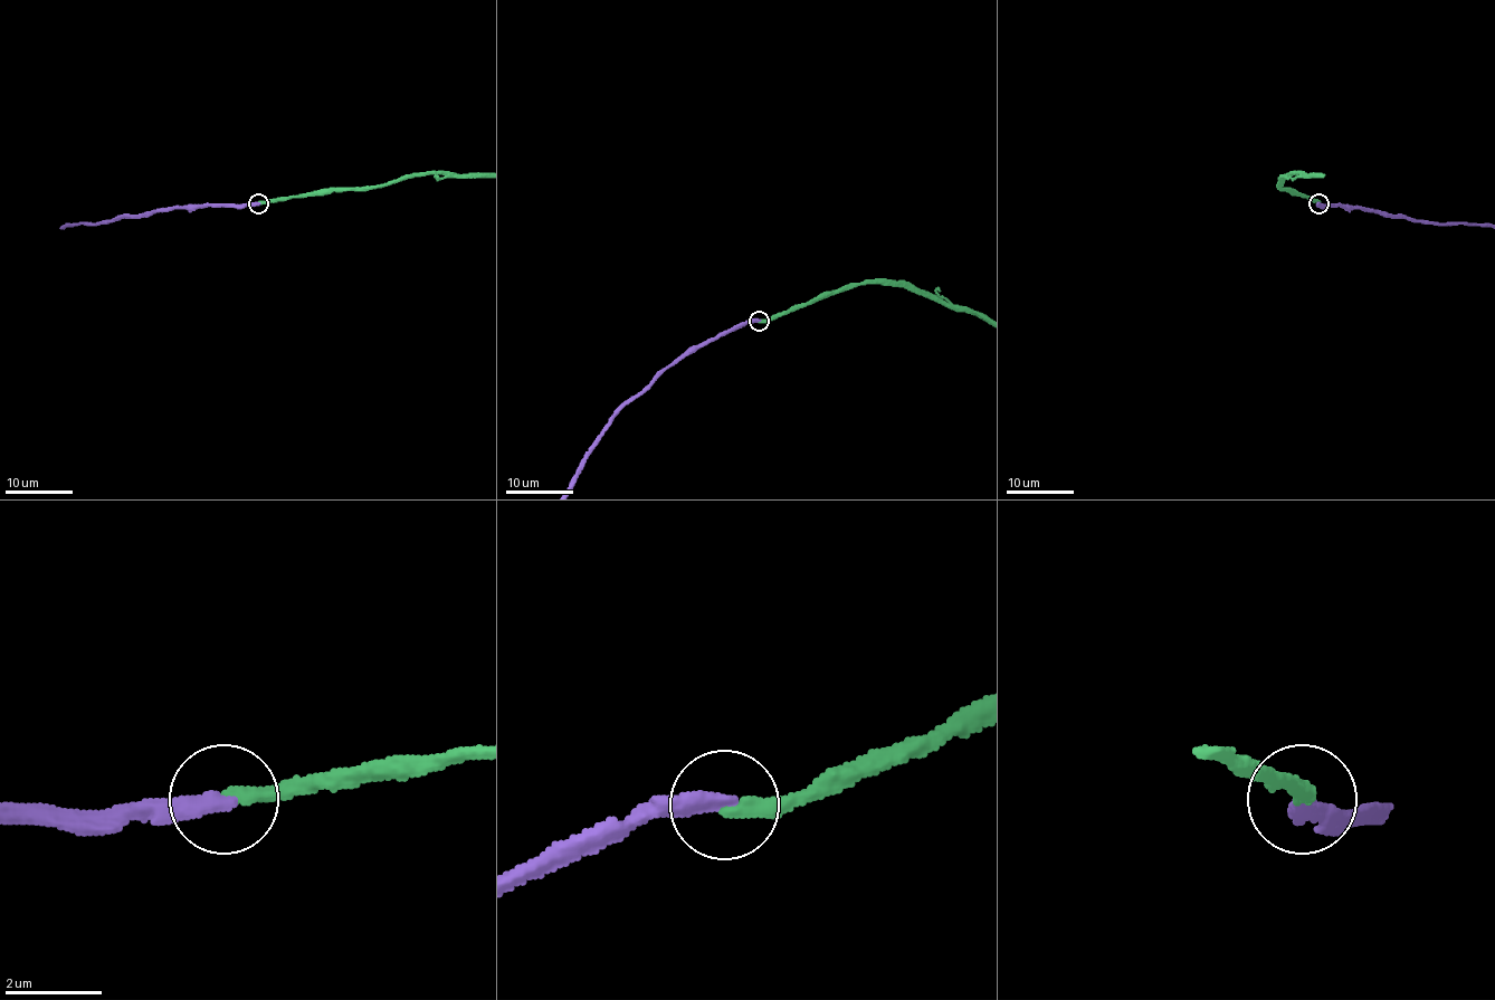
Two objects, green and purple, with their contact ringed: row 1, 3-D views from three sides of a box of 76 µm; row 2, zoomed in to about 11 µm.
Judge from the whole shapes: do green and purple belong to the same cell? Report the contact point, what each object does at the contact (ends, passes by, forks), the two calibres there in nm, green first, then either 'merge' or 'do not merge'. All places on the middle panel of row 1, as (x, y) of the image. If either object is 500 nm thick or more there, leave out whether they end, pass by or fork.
at (759, 321); green ends there; purple ends there; 320 nm thick on the green side, 360 nm on the other; merge

